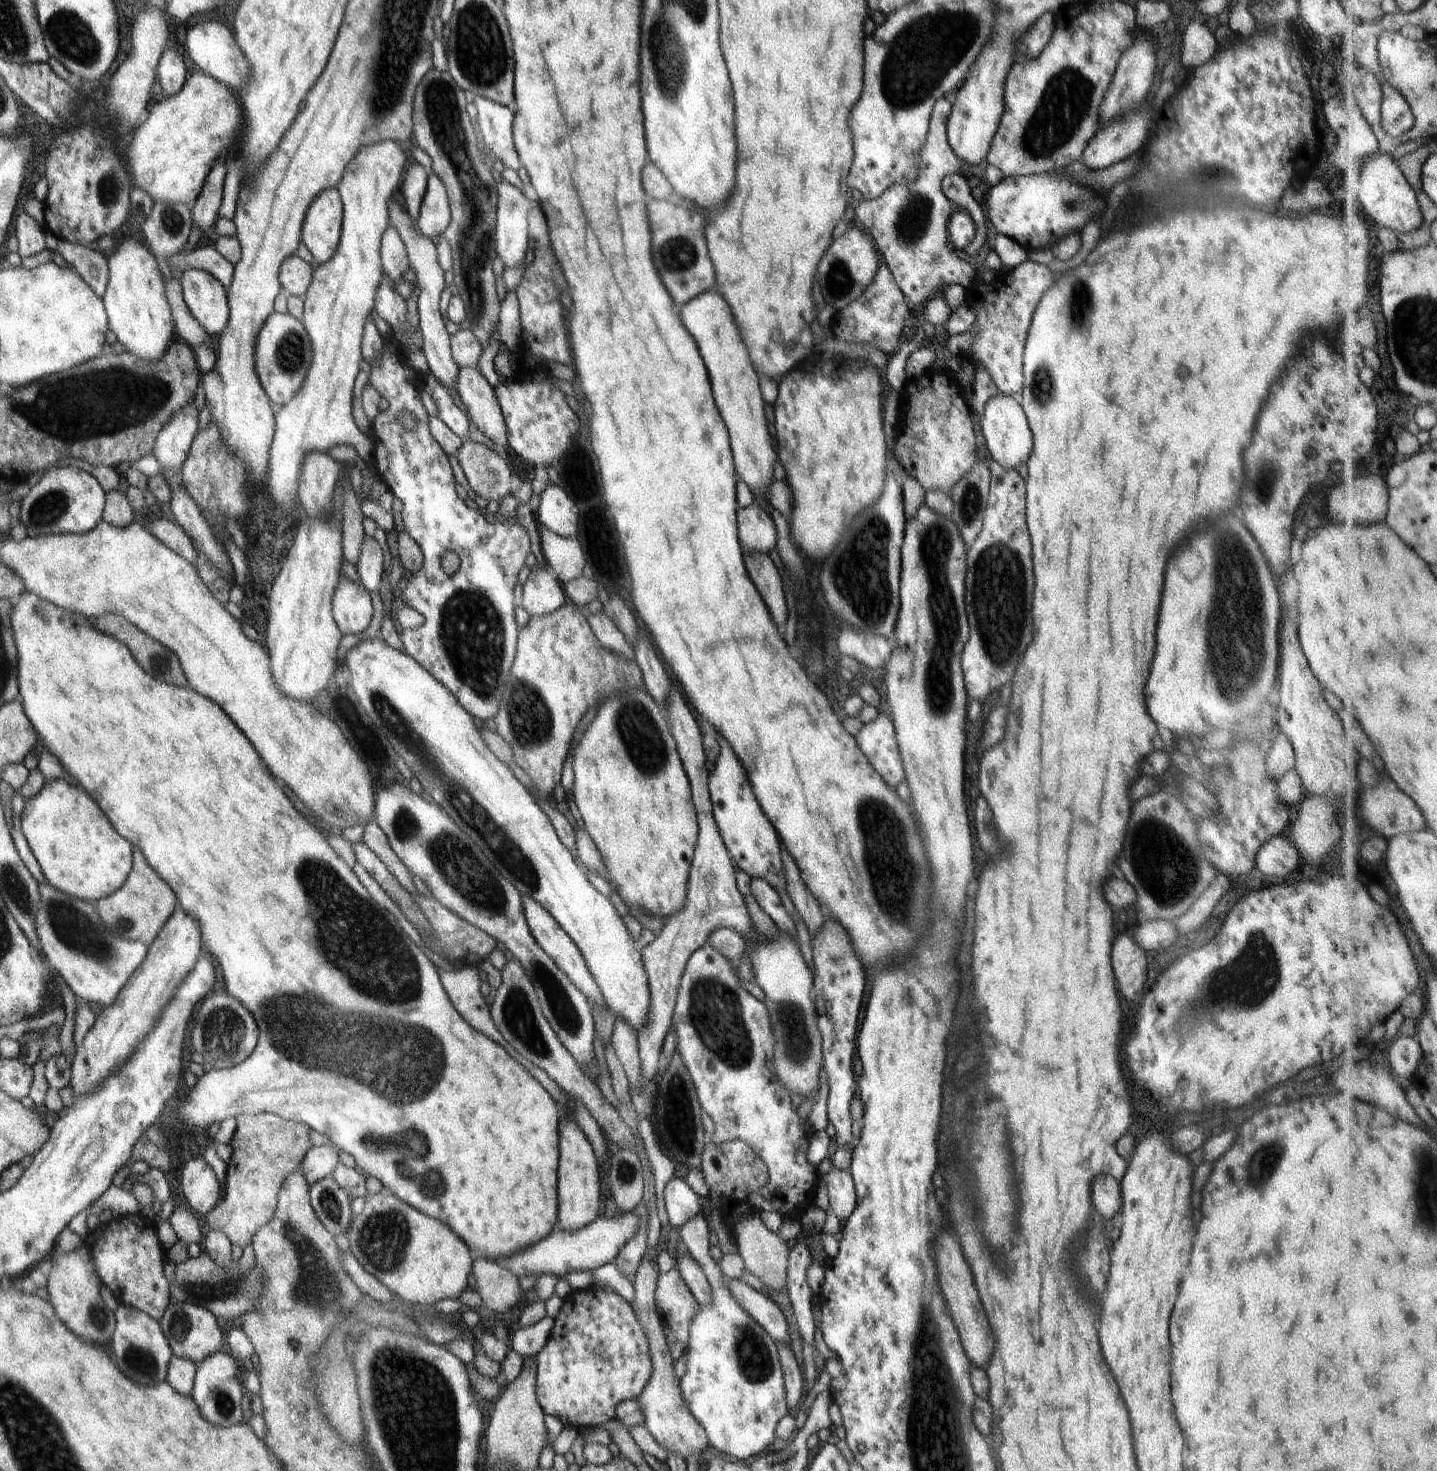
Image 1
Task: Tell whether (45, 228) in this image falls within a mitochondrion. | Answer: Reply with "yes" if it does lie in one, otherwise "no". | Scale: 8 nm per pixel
no

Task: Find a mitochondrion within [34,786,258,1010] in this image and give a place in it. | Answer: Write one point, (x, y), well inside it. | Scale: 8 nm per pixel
(72, 927)

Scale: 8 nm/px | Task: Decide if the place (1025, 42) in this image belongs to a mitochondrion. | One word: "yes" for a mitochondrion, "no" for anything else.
no

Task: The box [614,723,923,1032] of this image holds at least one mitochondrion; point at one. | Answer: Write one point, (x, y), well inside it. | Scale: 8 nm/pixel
(876, 821)

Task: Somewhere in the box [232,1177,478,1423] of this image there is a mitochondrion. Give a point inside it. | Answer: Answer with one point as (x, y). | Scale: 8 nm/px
(318, 1291)

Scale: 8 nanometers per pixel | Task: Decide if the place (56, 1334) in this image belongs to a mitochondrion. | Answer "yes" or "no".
no

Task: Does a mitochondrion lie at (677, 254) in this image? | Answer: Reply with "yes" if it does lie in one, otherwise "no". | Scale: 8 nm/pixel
yes

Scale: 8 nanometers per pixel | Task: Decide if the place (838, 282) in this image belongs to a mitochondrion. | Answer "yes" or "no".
yes

